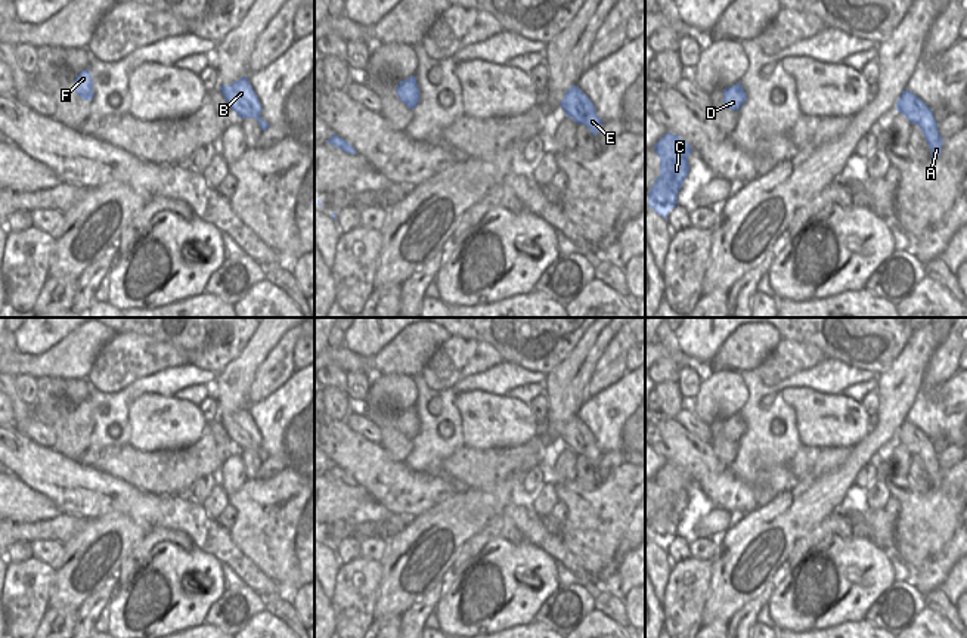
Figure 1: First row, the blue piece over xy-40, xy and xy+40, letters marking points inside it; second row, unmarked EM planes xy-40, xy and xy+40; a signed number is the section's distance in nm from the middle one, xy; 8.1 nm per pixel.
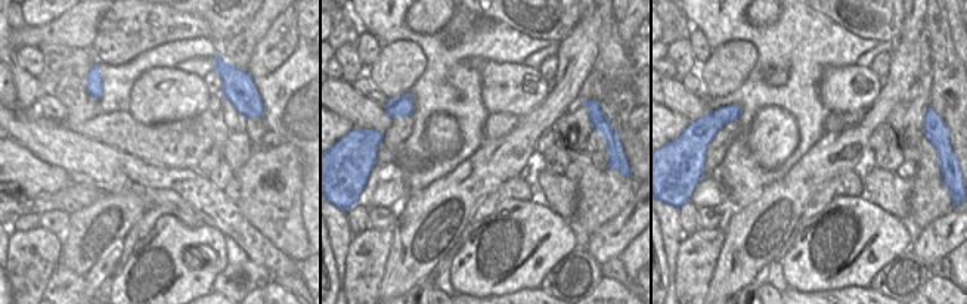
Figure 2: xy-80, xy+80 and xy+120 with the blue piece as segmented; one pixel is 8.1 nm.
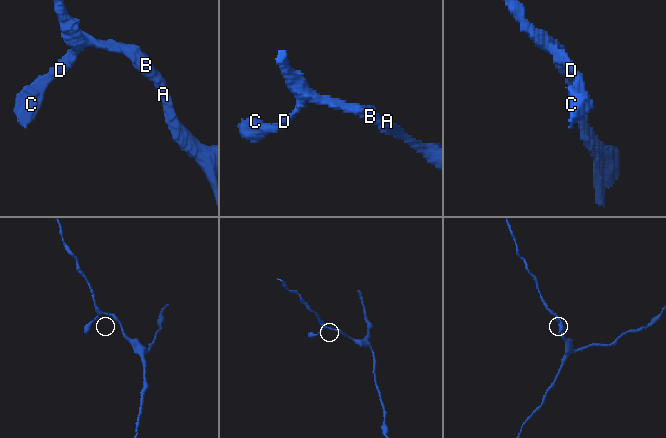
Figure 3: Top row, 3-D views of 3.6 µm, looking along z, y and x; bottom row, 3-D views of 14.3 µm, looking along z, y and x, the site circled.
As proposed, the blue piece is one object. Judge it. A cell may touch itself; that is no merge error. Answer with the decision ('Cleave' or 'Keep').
Keep

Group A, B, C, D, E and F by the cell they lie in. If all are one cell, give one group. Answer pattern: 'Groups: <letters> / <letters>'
Groups: A B C D E F

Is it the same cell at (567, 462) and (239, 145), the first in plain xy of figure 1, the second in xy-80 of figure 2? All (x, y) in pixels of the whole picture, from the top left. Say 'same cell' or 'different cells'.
same cell

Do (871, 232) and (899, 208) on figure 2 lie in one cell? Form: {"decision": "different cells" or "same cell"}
{"decision": "different cells"}

